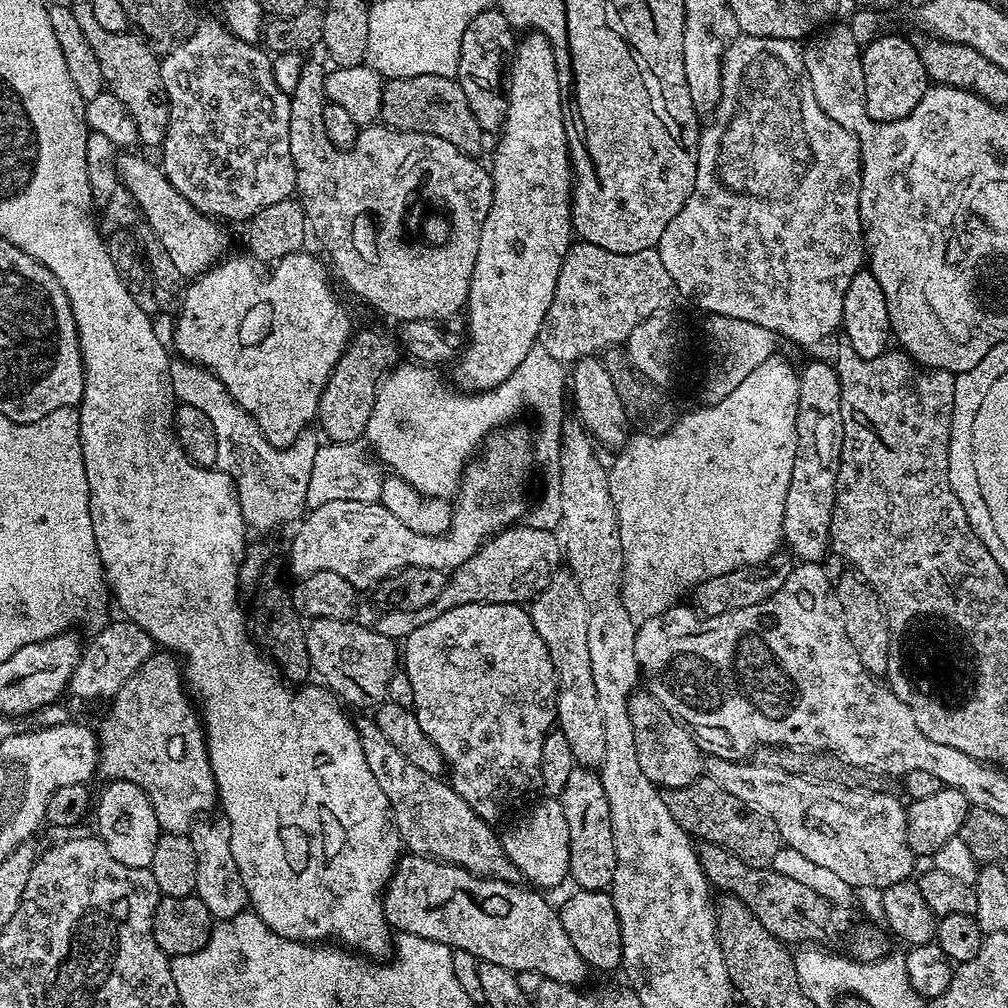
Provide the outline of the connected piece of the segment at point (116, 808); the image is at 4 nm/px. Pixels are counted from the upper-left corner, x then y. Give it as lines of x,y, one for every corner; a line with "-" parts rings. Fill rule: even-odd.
110,780
103,786
105,788
101,790
100,796
98,792
98,799
94,804
94,820
96,816
97,828
95,831
98,833
99,839
104,841
106,850
110,850
110,854
114,854
114,858
118,858
118,862
122,862
122,866
151,868
154,862
154,850
158,846
158,838
162,834
162,829
150,798
137,784
129,780

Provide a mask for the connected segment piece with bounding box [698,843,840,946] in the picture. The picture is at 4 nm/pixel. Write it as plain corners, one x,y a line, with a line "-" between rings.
701,843
698,848
700,865
704,871
704,877
708,879
713,889
721,888
721,893
736,896
741,902
774,934
778,939
796,946
832,946
840,940
840,920
836,917
833,901
819,896
810,886
797,882
795,878
786,878
786,874
776,871
769,866
767,868
755,868
742,858
730,854
717,844

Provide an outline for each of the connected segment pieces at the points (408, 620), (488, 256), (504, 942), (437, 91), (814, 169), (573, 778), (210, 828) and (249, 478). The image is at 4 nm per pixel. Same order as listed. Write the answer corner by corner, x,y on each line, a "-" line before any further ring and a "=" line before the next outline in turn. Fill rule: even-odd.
524,524
508,526
495,533
480,545
473,556
466,558
462,566
453,568
445,579
442,594
433,604
422,606
416,610
384,610
374,621
378,634
397,642
408,639
418,626
426,626
426,622
434,622
438,614
446,610
454,610
454,606
467,604
520,604
531,601
542,589
551,584
562,564
560,537
555,531
547,528
534,528
=
529,31
519,37
516,51
510,61
510,71
506,76
506,95
508,98
508,117
504,127
498,133
500,141
496,144
496,153
492,156
490,171
492,174
492,208
486,214
486,222
482,226
482,238
478,242
478,258
474,262
474,274
470,278
470,290
466,305
466,343
455,361
455,383
461,389
469,392
484,392
487,388
498,386
522,366
522,358
530,354
530,350
537,347
542,322
546,318
546,310
550,310
550,302
554,298
554,290
558,286
558,274
562,270
562,262
566,258
569,248
574,243
574,229
572,227
572,160
568,157
568,132
564,129
566,117
562,114
562,98
560,97
560,83
558,70
554,62
554,50
550,42
540,32
=
404,854
397,860
388,886
382,893
384,916
397,933
418,934
420,938
442,942
450,949
470,950
477,960
495,962
498,966
506,966
506,970
511,972
537,971
545,980
583,985
590,969
582,954
574,950
570,934
566,934
560,921
559,911
548,905
544,897
547,895
528,886
519,888
518,885
516,882
494,880
491,876
475,876
457,864
448,864
431,856
=
422,74
388,80
383,85
379,119
399,132
421,132
446,138
473,158
479,157
484,148
485,129
478,126
478,118
474,118
474,110
470,110
470,102
466,102
466,94
462,94
460,81
451,76
=
768,38
768,42
756,48
756,60
750,64
750,72
746,72
744,80
734,80
734,70
728,66
726,72
726,62
722,62
722,94
709,120
712,121
703,125
700,134
694,190
690,198
686,198
686,206
682,206
682,210
670,218
670,226
666,226
658,245
666,274
670,274
676,284
677,293
683,299
685,296
698,307
705,308
705,313
758,322
758,326
766,326
777,337
784,339
785,336
796,344
816,344
826,339
835,328
837,331
841,327
842,298
846,298
846,286
850,286
850,278
862,270
866,260
864,221
860,218
860,139
834,122
834,118
830,118
826,110
818,106
818,98
814,98
814,86
810,86
810,78
806,74
801,45
797,41
782,38
=
575,766
558,799
562,806
562,814
566,814
566,826
570,826
568,870
571,883
576,883
575,887
585,892
611,889
616,869
616,851
610,822
610,802
606,798
599,771
=
223,814
211,818
197,819
190,829
194,854
198,858
196,891
194,895
206,904
210,914
217,921
229,920
231,916
245,911
249,907
248,891
238,874
238,862
234,862
234,853
230,850
230,822
=
183,358
171,361
170,375
172,377
172,395
180,404
198,406
210,418
214,426
216,439
215,467
226,473
236,485
236,497
240,499
240,509
245,525
252,528
272,528
275,524
284,524
287,520
299,521
306,512
307,487
310,472
313,469
314,451
292,452
296,450
281,450
276,448
264,436
264,432
256,424
256,420
226,390
226,386
207,368
193,364

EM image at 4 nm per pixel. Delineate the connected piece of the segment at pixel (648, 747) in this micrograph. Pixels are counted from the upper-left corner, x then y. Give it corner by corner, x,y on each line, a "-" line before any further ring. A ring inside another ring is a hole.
647,690
633,692
628,705
630,726
634,726
634,750
638,750
638,766
642,766
642,774
661,790
685,788
701,779
706,760
700,757
700,748
691,736
689,725
670,714
670,710
666,710
666,706

